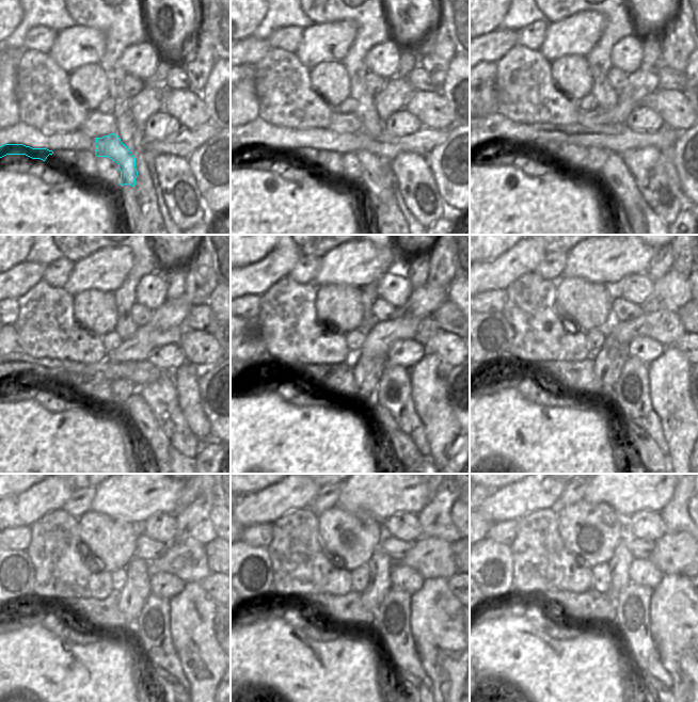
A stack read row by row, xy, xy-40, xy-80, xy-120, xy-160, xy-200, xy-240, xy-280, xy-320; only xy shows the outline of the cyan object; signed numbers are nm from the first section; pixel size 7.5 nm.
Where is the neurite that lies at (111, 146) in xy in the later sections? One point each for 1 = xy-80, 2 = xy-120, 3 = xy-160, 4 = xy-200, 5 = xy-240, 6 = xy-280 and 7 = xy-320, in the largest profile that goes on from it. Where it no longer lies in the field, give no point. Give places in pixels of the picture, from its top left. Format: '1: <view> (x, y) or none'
1: xy-80 (616, 179)
2: xy-120 (137, 414)
3: xy-160 (401, 448)
4: xy-200 (645, 451)
5: xy-240 (170, 690)
6: xy-280 (412, 690)
7: xy-320 (655, 690)

